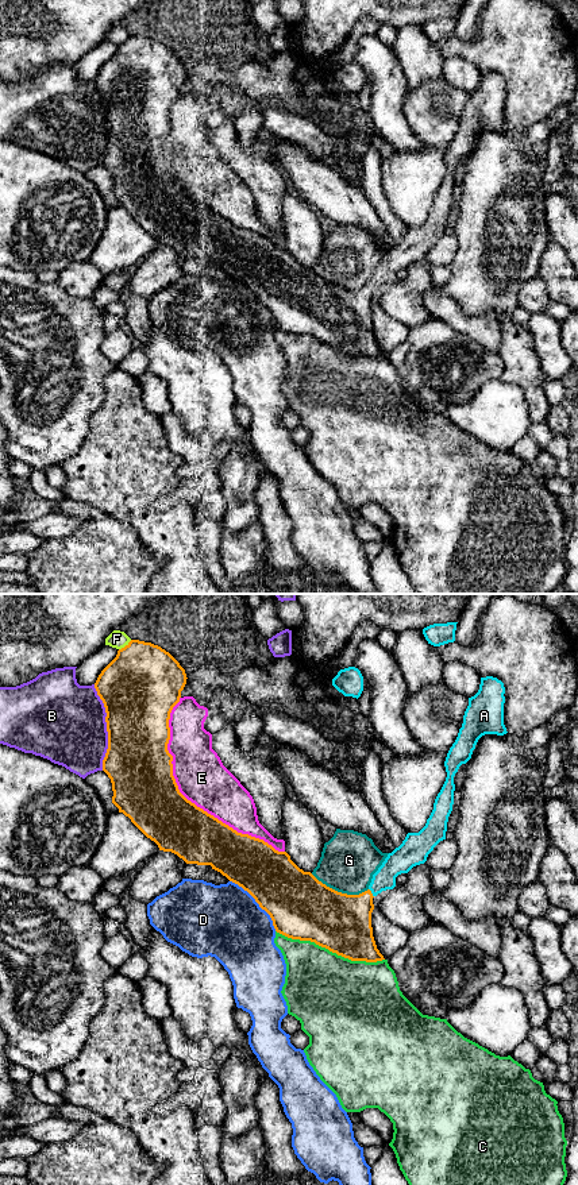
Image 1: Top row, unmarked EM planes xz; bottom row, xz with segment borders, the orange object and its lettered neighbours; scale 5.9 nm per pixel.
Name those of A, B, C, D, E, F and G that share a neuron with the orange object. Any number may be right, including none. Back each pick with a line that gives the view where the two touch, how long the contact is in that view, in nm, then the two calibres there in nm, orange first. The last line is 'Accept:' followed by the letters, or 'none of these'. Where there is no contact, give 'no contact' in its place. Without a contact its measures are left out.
A: contact in xz; length 60 nm; calibres 360 and 150 nm
Accept: A

